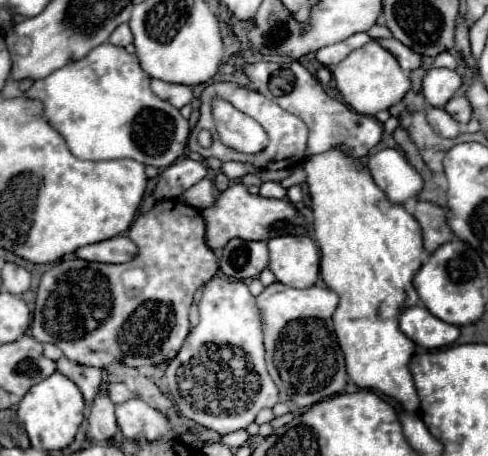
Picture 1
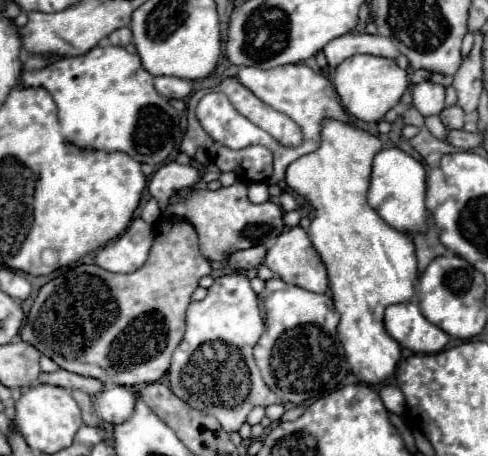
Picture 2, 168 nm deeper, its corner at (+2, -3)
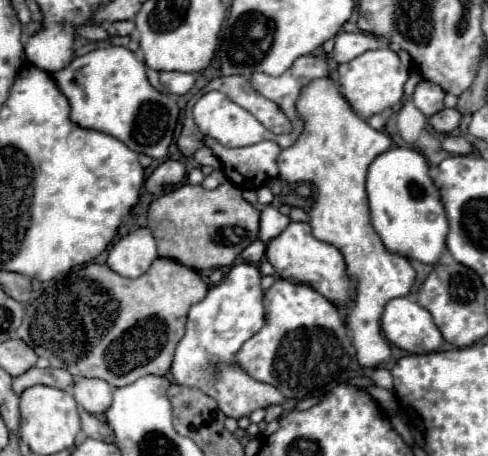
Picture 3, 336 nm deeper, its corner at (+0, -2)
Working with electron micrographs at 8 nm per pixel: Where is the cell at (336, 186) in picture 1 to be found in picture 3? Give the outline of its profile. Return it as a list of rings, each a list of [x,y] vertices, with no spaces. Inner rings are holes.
[[[330,77],[312,79],[304,85],[296,101],[296,111],[304,121],[304,131],[292,147],[280,153],[280,179],[290,183],[314,183],[316,199],[310,209],[312,233],[316,239],[334,245],[344,255],[348,275],[358,281],[356,299],[348,309],[346,323],[354,333],[354,347],[360,365],[378,367],[390,359],[390,345],[380,329],[380,315],[390,299],[408,295],[416,277],[408,259],[384,251],[380,237],[370,225],[364,185],[366,173],[374,157],[392,147],[392,139],[358,117]]]

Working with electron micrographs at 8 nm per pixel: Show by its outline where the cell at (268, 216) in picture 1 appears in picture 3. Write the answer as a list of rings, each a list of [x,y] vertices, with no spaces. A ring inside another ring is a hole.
[[[228,181],[212,191],[186,183],[154,199],[148,207],[148,229],[158,243],[160,257],[174,259],[194,271],[232,265],[244,247],[258,239],[258,225],[260,213],[256,207]]]

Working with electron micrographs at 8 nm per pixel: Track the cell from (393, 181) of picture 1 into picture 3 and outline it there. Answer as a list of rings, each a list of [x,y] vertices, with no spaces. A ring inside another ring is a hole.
[[[388,149],[372,161],[366,177],[366,191],[372,227],[380,235],[386,251],[406,259],[416,259],[426,265],[436,265],[446,249],[448,219],[440,191],[428,175],[426,159],[416,149]]]

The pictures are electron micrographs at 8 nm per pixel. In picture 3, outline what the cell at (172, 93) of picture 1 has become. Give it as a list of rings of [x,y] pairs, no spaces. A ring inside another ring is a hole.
[[[160,73],[160,85],[174,95],[184,95],[190,91],[190,87],[194,85],[196,77],[194,73]]]

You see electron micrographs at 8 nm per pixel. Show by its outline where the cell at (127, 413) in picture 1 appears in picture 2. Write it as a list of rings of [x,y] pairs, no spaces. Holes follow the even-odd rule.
[[[108,386],[102,392],[102,396],[94,398],[94,408],[98,418],[114,426],[130,420],[134,406],[136,406],[136,396],[130,388],[124,386]]]

